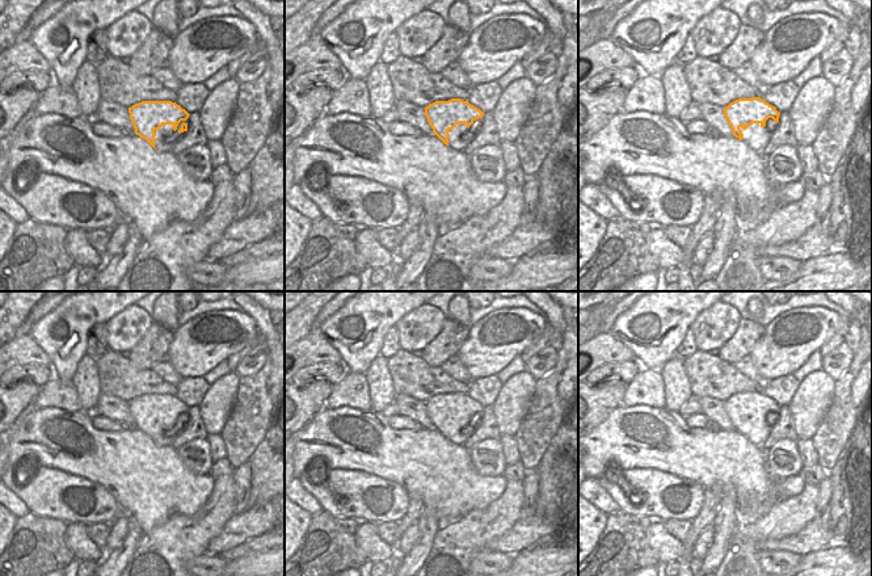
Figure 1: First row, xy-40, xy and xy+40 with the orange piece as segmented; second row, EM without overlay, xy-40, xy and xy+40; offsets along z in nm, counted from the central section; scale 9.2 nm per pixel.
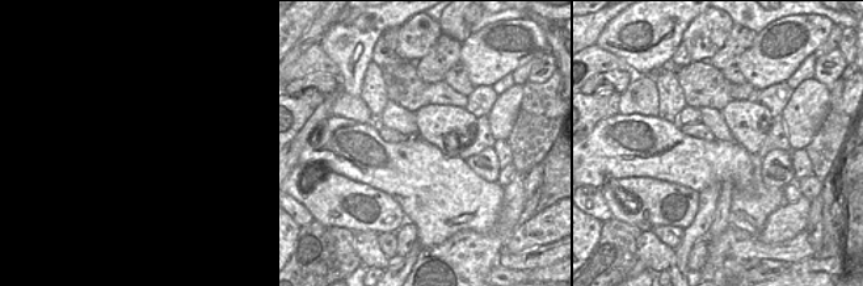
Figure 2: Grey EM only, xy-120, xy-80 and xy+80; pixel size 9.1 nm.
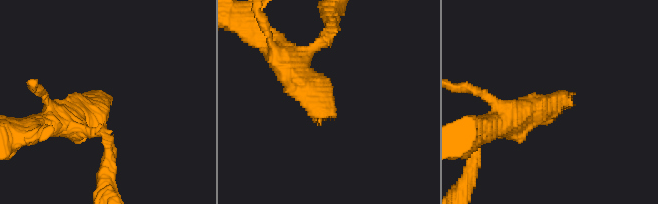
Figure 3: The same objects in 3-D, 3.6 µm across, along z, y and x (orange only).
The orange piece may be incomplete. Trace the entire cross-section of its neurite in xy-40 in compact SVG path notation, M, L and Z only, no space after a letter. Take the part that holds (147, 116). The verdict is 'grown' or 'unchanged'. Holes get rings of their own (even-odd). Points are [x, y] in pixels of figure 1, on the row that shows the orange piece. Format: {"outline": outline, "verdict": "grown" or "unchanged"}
{"outline": "M142 101L129 108L135 134L164 154L188 131L189 113L172 101Z", "verdict": "grown"}

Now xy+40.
{"outline": "M751 97L730 102L724 115L733 135L757 152L768 143L780 113L761 97Z", "verdict": "grown"}

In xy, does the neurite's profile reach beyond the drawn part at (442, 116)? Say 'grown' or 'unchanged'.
grown

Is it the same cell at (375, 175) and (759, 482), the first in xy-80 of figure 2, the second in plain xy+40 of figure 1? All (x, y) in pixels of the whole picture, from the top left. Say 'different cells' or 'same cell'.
same cell

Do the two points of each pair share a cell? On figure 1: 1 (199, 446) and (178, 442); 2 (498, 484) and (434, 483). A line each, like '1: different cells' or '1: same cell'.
1: different cells
2: same cell

